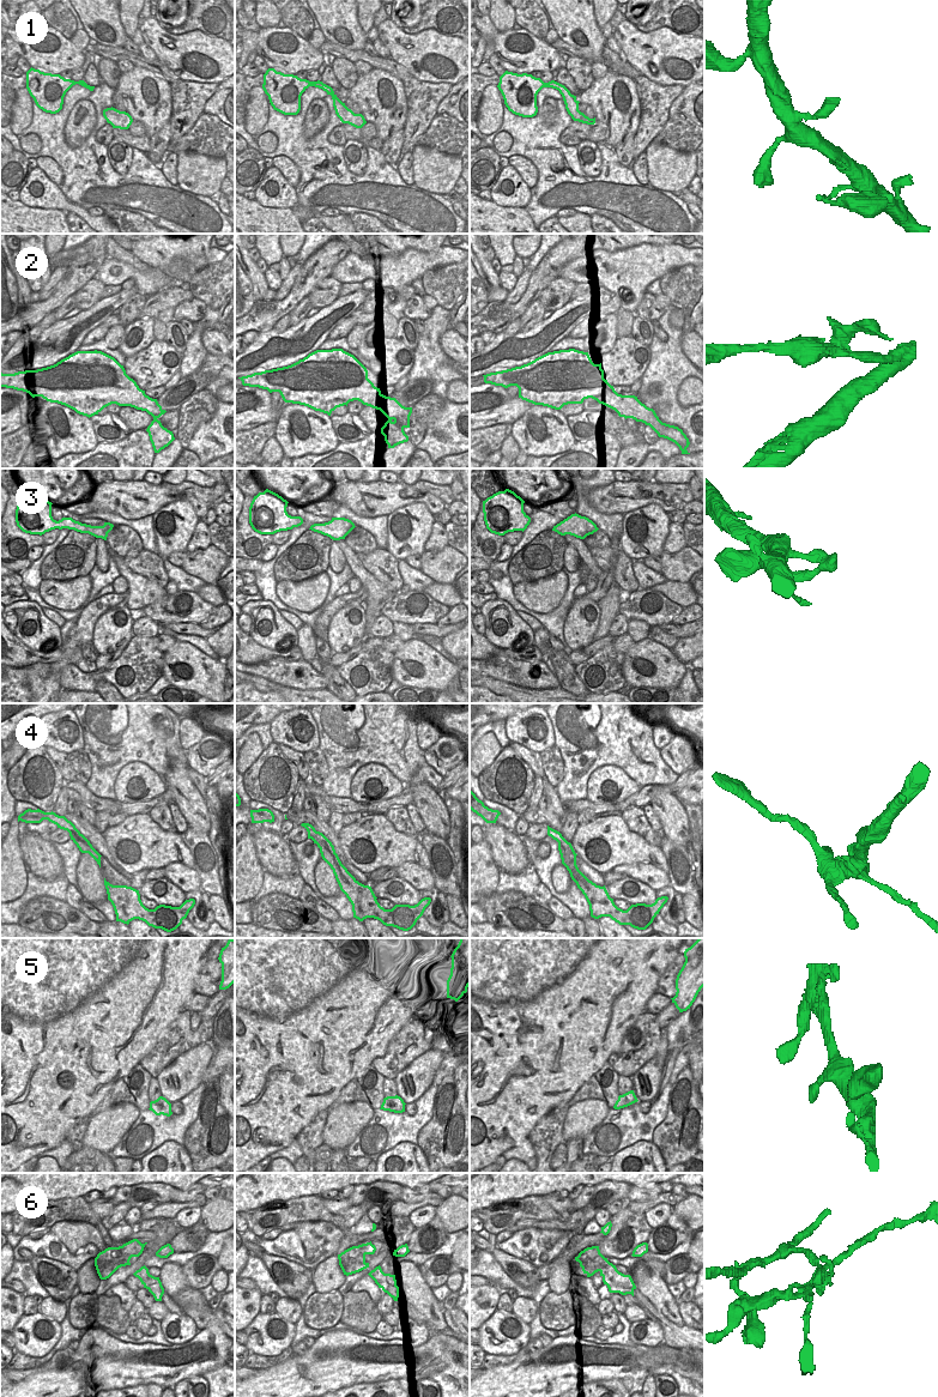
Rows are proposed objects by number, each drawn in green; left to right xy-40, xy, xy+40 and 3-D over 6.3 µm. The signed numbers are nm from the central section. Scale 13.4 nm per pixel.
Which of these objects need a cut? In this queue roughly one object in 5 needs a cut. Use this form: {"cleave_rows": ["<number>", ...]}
{"cleave_rows": ["6"]}

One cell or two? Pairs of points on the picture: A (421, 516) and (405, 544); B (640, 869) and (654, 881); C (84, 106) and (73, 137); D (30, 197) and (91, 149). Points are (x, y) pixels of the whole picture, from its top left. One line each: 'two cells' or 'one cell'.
A: one cell
B: one cell
C: one cell
D: two cells

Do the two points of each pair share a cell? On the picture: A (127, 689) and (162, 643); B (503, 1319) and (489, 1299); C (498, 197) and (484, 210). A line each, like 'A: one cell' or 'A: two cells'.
A: two cells
B: two cells
C: two cells

